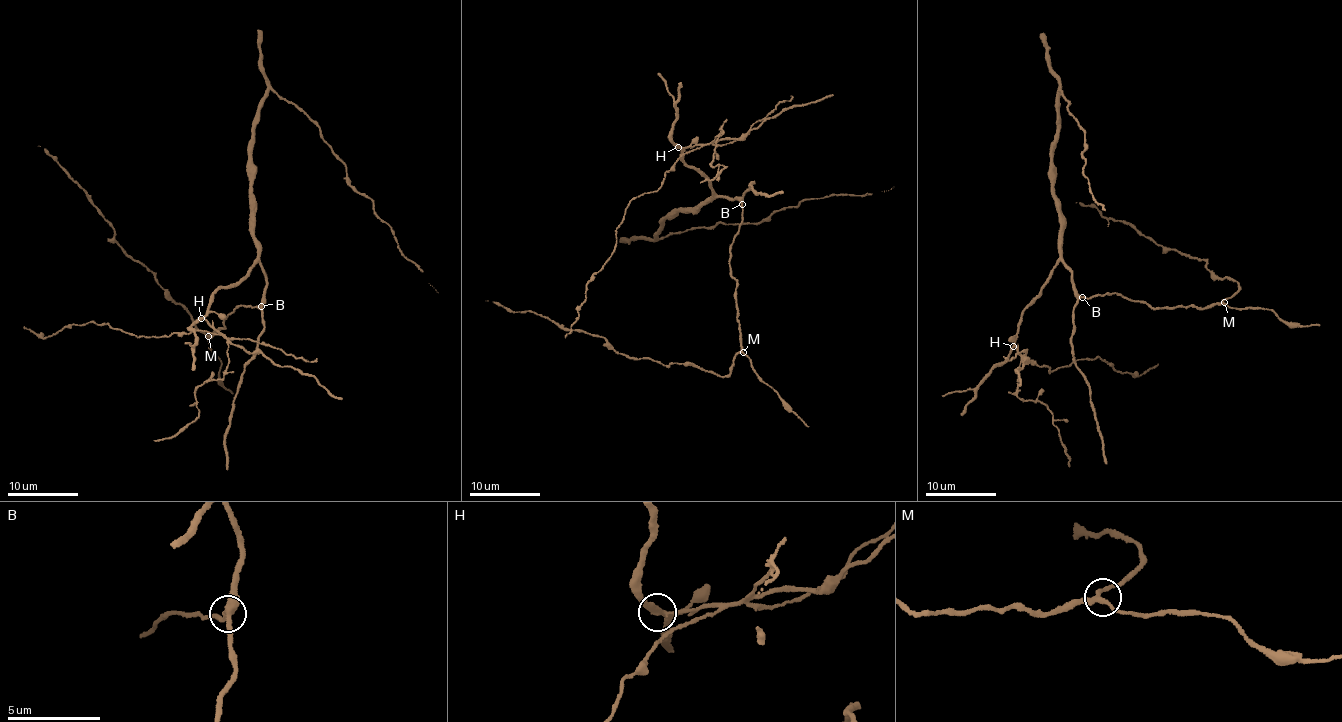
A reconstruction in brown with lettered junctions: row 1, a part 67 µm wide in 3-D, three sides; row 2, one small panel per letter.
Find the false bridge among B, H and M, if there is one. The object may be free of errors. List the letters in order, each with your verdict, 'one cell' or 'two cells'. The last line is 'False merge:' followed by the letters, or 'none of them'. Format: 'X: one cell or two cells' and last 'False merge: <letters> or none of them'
B: one cell
H: two cells
M: one cell
False merge: H

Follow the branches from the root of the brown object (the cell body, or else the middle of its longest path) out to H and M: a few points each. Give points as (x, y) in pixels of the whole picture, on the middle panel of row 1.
H: (736, 199), (732, 201), (715, 194), (700, 172), (687, 167), (683, 151), (678, 147)
M: (736, 199), (742, 204), (743, 220), (731, 245), (729, 274), (737, 283), (736, 321), (743, 352)

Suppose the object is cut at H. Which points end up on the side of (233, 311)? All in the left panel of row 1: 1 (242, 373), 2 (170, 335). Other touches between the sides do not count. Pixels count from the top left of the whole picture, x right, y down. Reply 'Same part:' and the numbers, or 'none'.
Same part: 1

